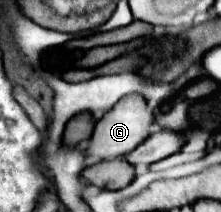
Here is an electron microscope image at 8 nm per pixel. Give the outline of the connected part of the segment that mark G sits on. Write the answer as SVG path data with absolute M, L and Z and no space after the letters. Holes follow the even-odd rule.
M128 96L126 100L122 98L110 112L106 112L96 122L94 134L90 138L90 146L86 148L86 156L90 160L114 160L114 158L122 158L126 154L130 154L132 150L136 150L154 130L156 130L156 122L154 122L154 114L148 110L148 102L140 100L140 96L132 96L132 98ZM140 104L144 104L144 108Z

